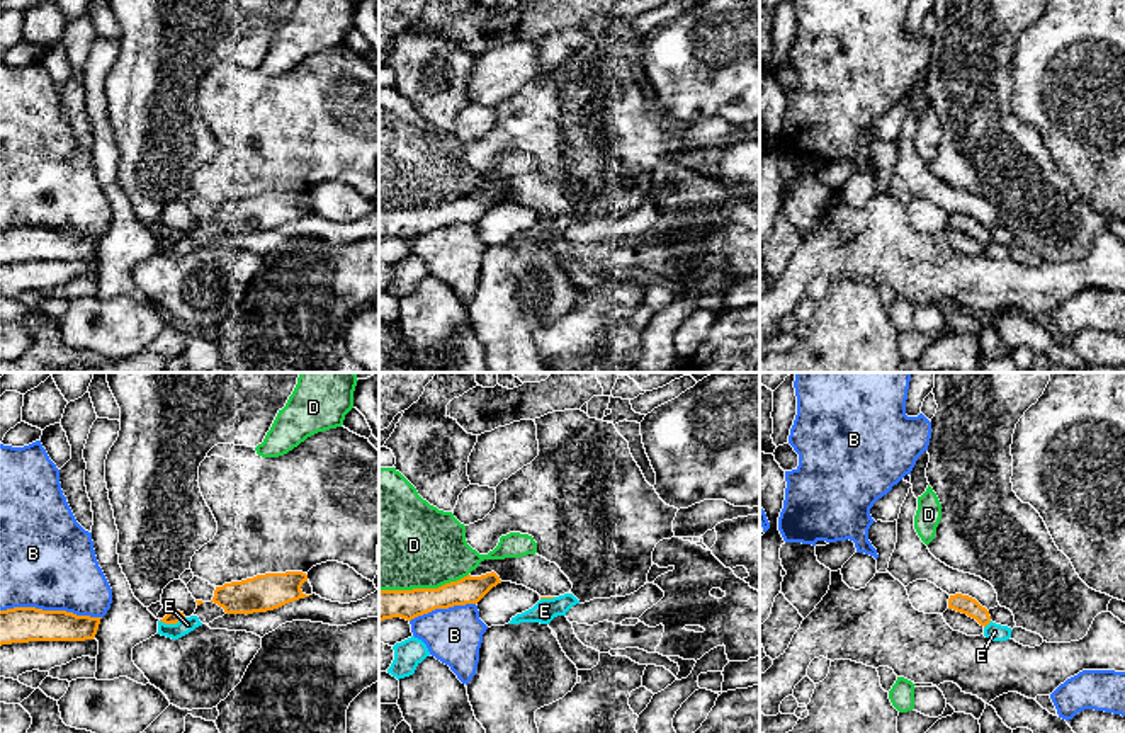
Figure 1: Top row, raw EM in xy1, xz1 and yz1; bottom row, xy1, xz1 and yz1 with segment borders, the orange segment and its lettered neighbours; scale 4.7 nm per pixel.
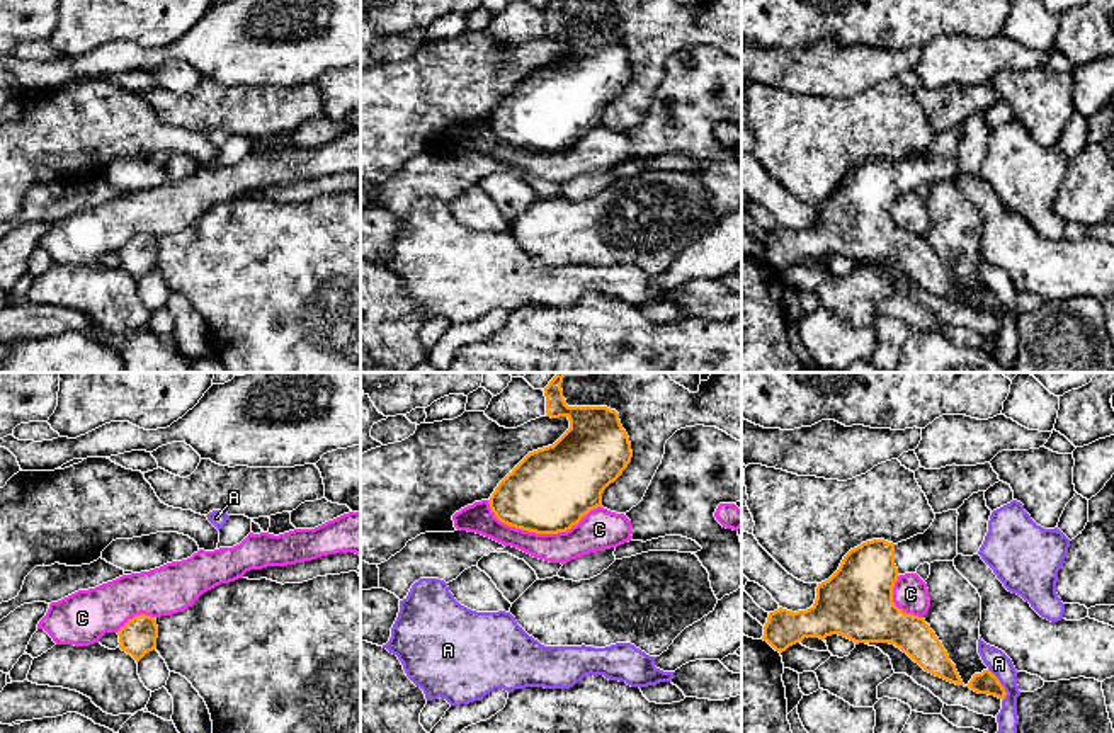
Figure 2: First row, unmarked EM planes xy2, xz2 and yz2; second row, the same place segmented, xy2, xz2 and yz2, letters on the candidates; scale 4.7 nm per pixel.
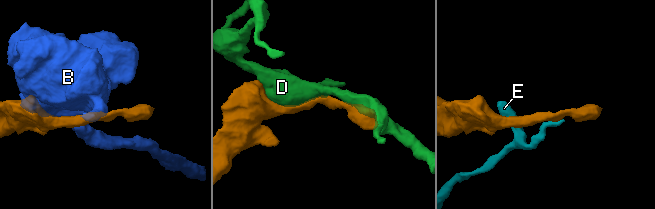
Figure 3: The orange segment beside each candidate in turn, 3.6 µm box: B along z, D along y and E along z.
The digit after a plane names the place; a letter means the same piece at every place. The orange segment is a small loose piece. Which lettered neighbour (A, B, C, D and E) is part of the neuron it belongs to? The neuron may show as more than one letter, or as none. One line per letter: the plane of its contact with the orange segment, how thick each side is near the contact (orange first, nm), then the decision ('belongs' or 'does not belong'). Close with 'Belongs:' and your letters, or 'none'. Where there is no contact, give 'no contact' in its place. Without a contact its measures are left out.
A: yz2 | 110/110 nm | does not belong
B: xy1 | 180/460 nm | does not belong
C: xz2 | 400/180 nm | does not belong
D: xz1 | 140/440 nm | does not belong
E: xy1 | 60/70 nm | does not belong
Belongs: none

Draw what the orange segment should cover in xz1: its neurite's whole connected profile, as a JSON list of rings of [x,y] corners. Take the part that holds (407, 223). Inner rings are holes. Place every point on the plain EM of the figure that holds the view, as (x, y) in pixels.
[[[491,190],[481,196],[467,194],[438,207],[379,209],[379,240],[411,240],[435,228],[478,223],[498,202],[500,196]]]

